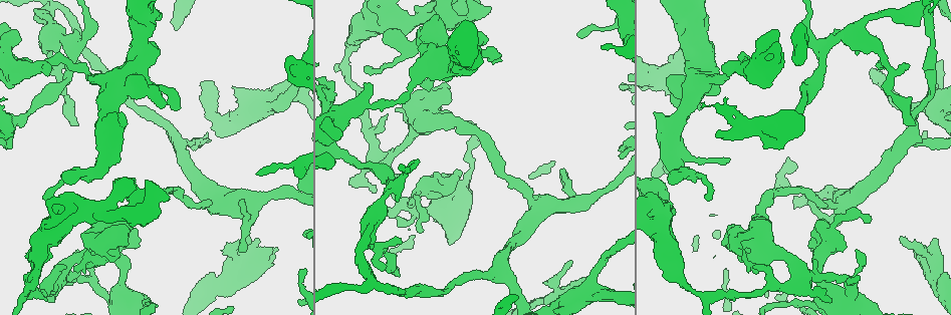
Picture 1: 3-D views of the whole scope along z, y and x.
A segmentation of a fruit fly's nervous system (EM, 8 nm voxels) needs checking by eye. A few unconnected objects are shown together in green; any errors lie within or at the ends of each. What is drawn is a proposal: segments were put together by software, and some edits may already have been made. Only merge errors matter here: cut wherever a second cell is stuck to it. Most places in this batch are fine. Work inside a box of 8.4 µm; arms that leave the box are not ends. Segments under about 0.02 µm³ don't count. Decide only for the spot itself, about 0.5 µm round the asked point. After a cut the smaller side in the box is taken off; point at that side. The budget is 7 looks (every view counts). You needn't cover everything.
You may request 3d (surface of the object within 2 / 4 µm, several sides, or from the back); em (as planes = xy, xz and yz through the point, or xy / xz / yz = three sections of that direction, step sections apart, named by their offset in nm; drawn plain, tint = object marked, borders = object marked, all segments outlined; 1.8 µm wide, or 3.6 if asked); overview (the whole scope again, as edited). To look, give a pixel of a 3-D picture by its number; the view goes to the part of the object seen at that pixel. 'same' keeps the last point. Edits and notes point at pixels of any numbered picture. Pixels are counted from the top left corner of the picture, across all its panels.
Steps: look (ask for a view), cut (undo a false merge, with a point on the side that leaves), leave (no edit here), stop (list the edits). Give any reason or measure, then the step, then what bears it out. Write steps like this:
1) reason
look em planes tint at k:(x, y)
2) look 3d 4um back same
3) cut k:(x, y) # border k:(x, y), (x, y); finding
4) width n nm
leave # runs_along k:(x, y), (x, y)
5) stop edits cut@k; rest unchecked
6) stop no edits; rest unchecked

calibre changes
look 3d 4um at 1:(122, 222)

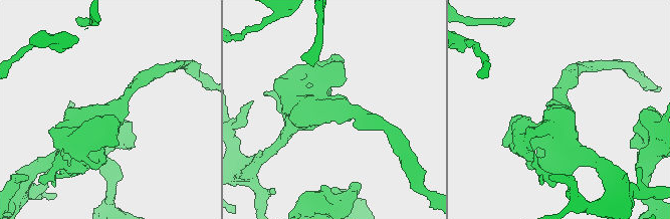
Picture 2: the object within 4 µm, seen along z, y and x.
shape alone is not enough
look em 3.6um xy step 4 tint at 2:(335, 110)

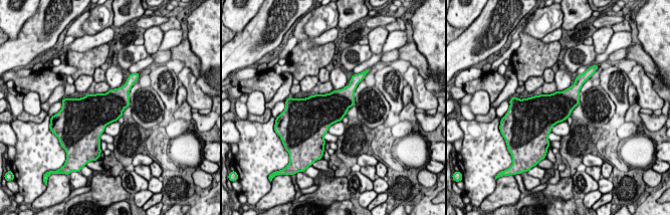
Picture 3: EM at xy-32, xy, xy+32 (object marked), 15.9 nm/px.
another direction
look em 3.6um planes tint same

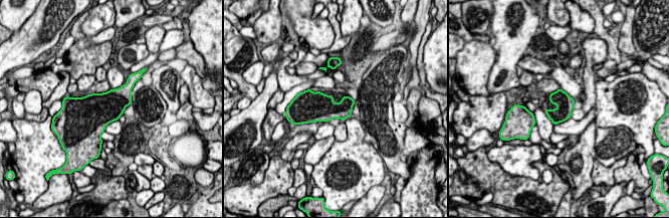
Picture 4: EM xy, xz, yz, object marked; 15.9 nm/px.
leave # all the same cell

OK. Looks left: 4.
sharp bend
look em 3.6um xy step 4 tint at 1:(391, 21)

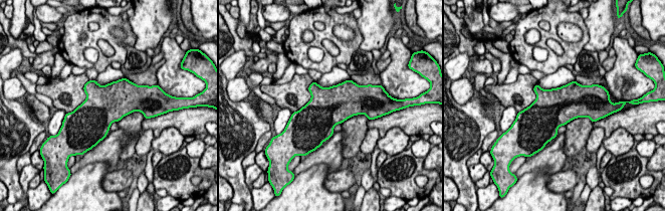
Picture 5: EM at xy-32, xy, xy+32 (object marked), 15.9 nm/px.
width 600 nm
leave # continuous, no second cell

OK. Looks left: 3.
two arms at a narrow angle
look em planes tint at 1:(692, 64)

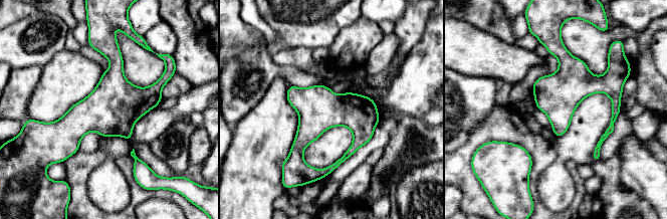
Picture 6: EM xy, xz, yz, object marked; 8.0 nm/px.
leave # runs_along 6:(551, 48), (615, 98), (611, 127), (595, 155); continuous, no second cell

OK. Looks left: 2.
stop no edits; rest unchecked

